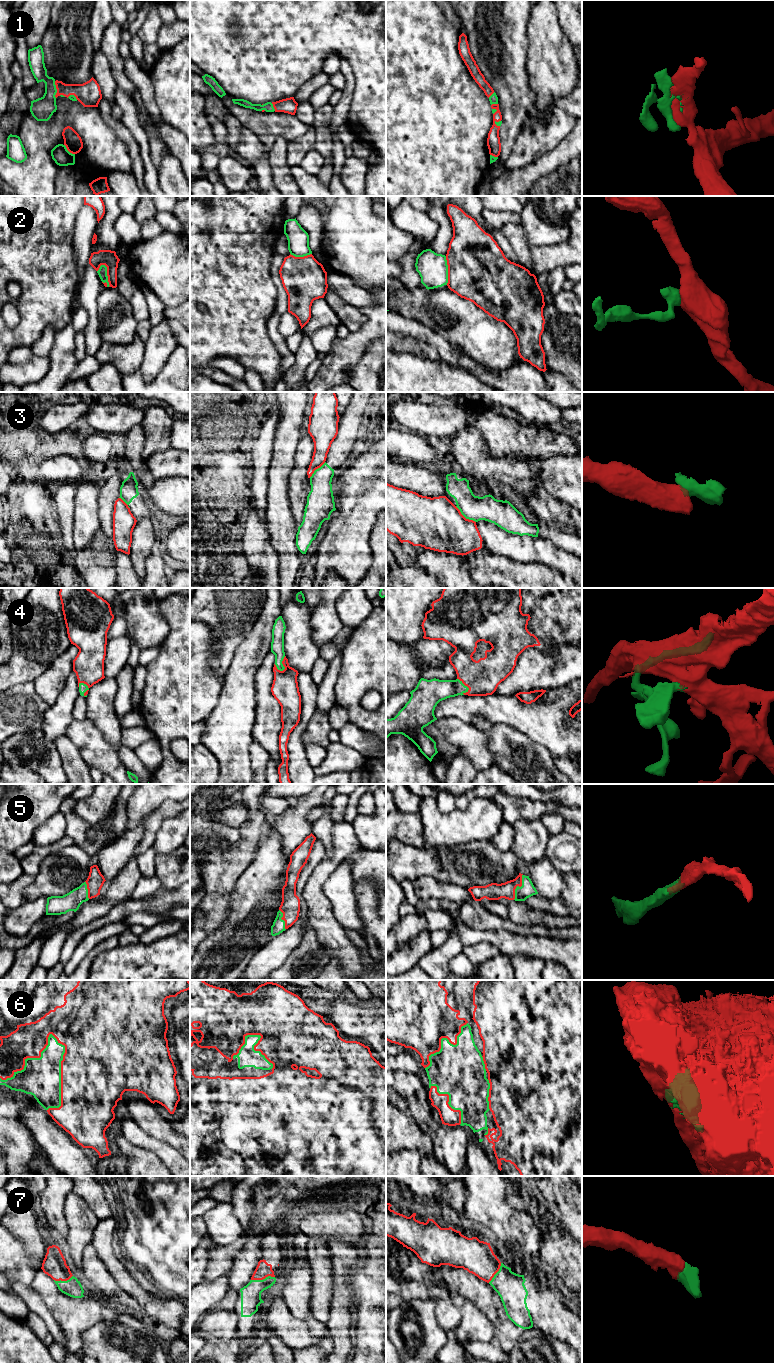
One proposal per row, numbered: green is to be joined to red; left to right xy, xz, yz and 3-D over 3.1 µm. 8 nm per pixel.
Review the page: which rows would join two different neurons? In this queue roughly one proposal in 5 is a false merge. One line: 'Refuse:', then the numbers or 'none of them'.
Refuse: 2, 3

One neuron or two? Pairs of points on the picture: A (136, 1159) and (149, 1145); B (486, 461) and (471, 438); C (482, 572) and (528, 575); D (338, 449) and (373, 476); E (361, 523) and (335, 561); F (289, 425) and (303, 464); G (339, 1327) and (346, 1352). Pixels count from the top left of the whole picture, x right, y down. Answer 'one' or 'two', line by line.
A: two
B: one
C: one
D: two
E: one
F: two
G: one

